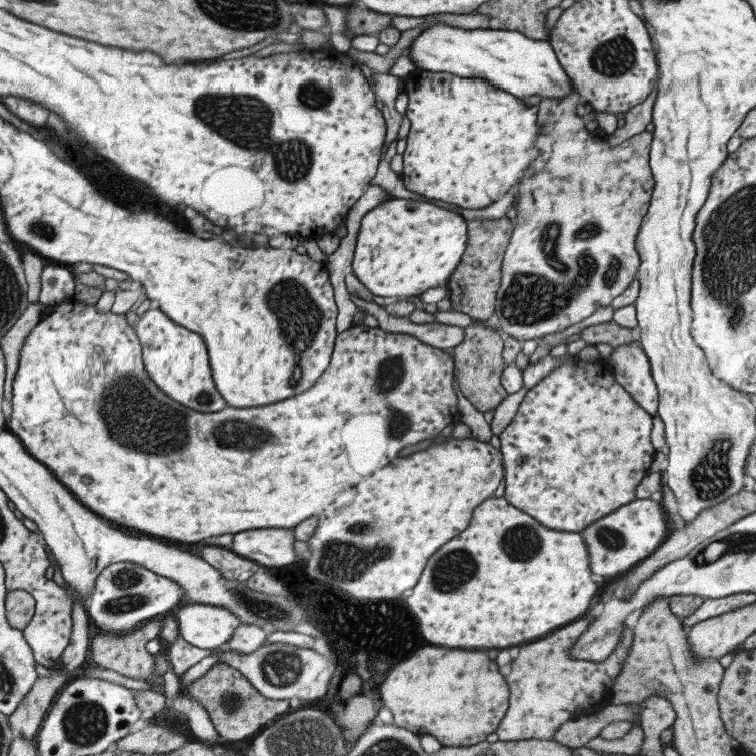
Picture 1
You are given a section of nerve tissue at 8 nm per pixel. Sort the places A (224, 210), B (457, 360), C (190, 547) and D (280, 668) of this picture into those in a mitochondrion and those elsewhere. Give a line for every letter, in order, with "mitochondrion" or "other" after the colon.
A: other
B: other
C: other
D: mitochondrion

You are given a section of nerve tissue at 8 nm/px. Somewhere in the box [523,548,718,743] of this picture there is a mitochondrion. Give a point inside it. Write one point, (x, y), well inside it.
(575, 679)

